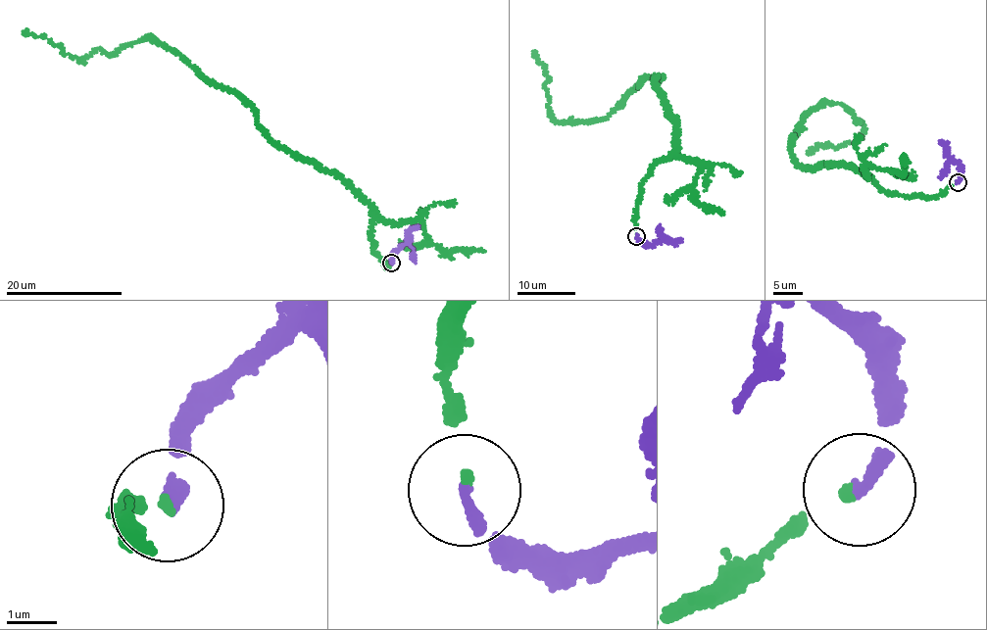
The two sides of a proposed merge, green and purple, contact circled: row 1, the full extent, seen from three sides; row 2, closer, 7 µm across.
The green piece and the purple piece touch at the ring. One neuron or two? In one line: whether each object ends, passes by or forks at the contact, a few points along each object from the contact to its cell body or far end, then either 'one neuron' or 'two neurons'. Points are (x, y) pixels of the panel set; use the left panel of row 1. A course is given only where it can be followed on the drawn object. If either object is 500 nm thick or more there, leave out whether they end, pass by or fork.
green ends; purple ends; course green (390, 263), (372, 251), (364, 198), (285, 149), (253, 109), (177, 54), (143, 39), (78, 60), (23, 31); course purple (391, 264), (391, 255), (408, 243), (416, 262); one neuron

